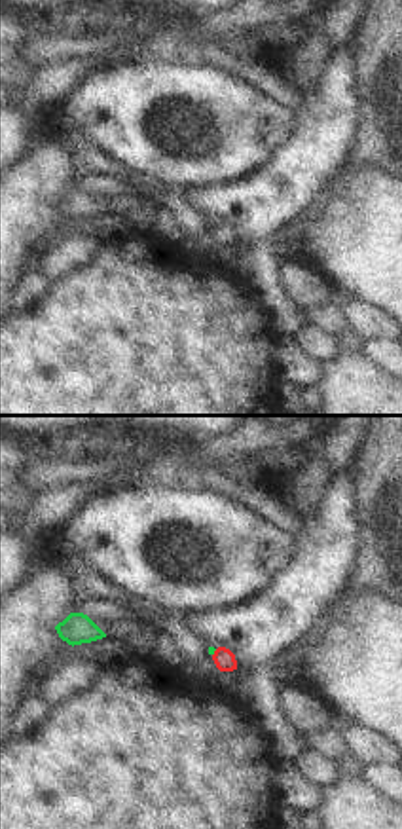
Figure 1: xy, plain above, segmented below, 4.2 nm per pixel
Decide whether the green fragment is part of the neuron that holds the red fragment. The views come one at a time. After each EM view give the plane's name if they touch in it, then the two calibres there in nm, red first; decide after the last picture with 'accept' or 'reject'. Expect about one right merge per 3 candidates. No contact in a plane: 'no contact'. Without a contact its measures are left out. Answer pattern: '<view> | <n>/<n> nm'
xy | 90/30 nm

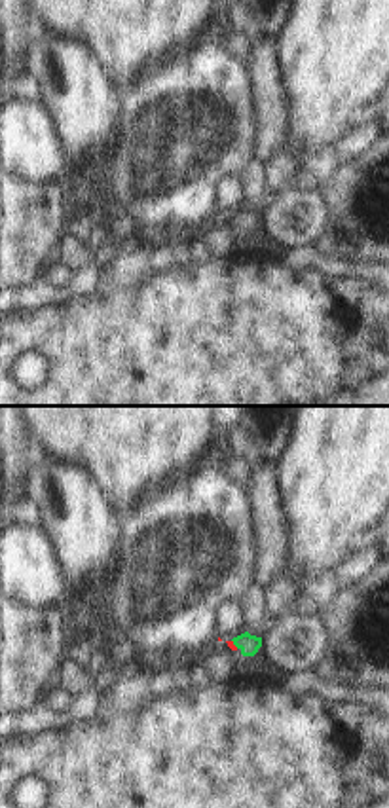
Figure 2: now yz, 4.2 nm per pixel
yz | 30/90 nm

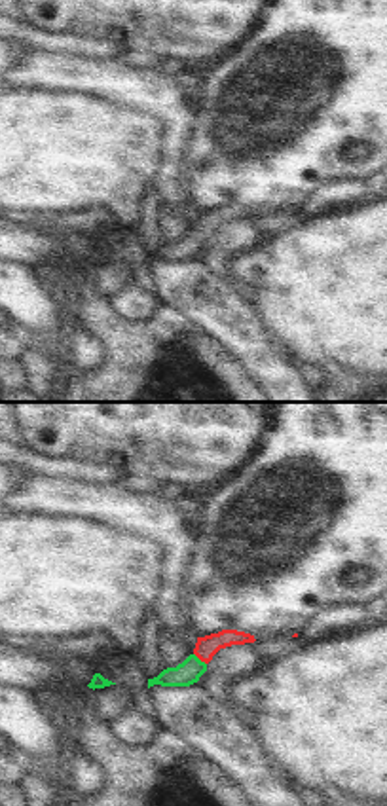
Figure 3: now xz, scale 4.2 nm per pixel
xz | 90/100 nm

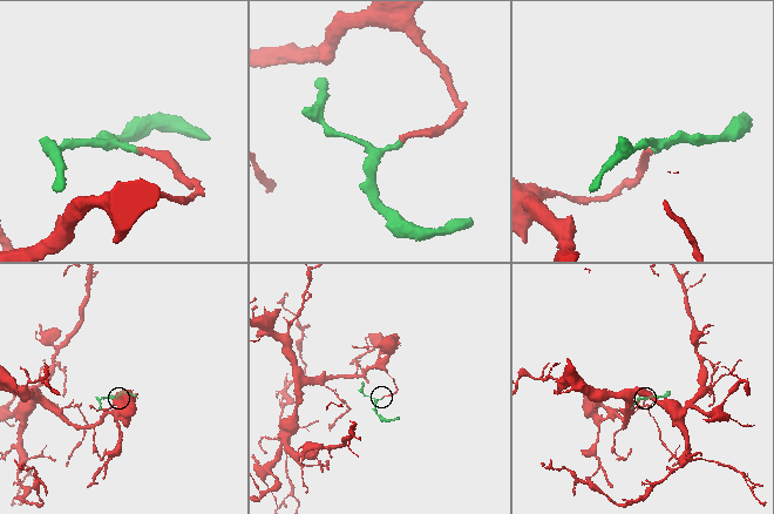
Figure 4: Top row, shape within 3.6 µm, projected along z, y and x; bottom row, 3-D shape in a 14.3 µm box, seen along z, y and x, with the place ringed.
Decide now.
accept

